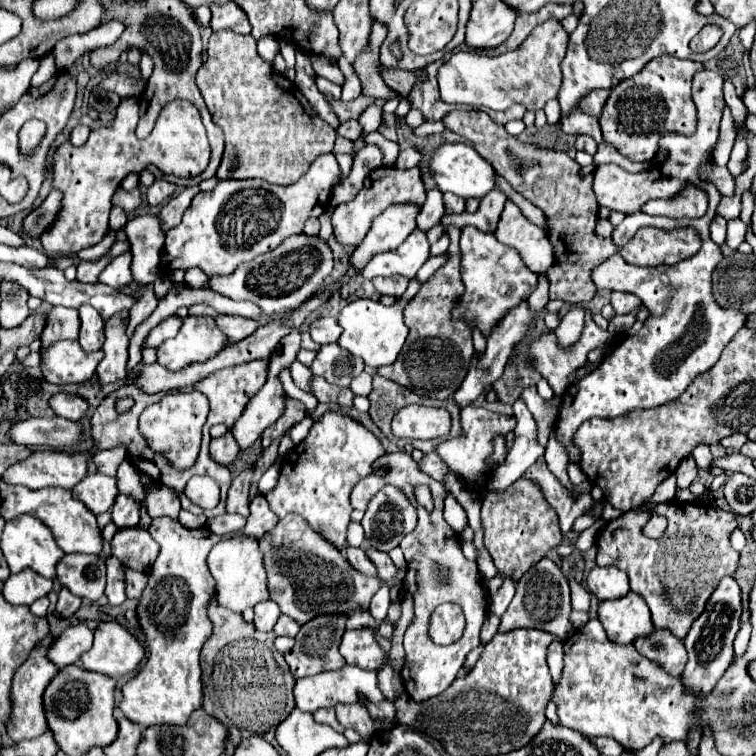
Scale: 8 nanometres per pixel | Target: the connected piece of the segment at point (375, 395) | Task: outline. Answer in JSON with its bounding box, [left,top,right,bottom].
[368,375,460,447]

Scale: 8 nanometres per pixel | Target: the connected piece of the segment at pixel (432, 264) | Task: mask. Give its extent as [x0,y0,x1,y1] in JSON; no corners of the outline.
[418,253,448,283]

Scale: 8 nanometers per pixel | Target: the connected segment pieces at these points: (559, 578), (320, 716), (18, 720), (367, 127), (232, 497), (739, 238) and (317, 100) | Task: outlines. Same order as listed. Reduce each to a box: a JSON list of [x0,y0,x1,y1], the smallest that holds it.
[[498,557,574,639],[314,709,344,733],[6,649,58,743],[358,99,386,133],[226,465,254,517],[724,217,746,249],[294,51,340,127]]

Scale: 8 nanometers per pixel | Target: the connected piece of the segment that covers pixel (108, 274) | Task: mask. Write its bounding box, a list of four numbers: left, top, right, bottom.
[98,251,132,287]

